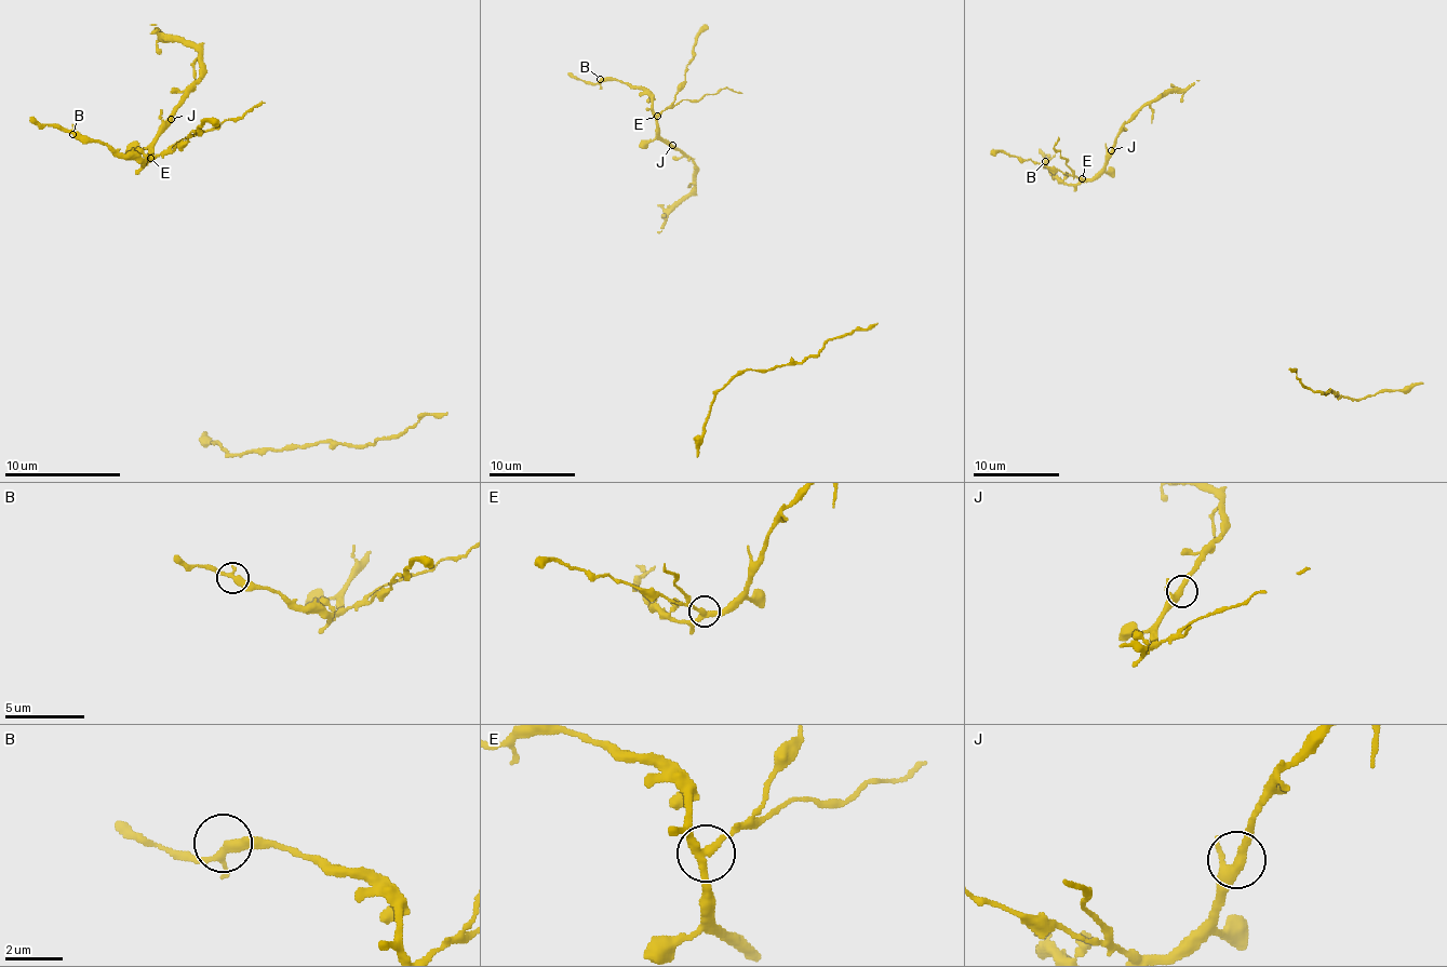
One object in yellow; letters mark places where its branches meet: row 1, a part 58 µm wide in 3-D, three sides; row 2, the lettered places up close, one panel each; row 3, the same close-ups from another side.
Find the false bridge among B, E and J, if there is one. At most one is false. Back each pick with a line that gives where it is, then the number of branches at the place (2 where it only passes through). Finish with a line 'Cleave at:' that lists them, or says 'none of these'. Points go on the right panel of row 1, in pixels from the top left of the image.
E: Place: (1082, 178). Branches: 3
Cleave at: E

